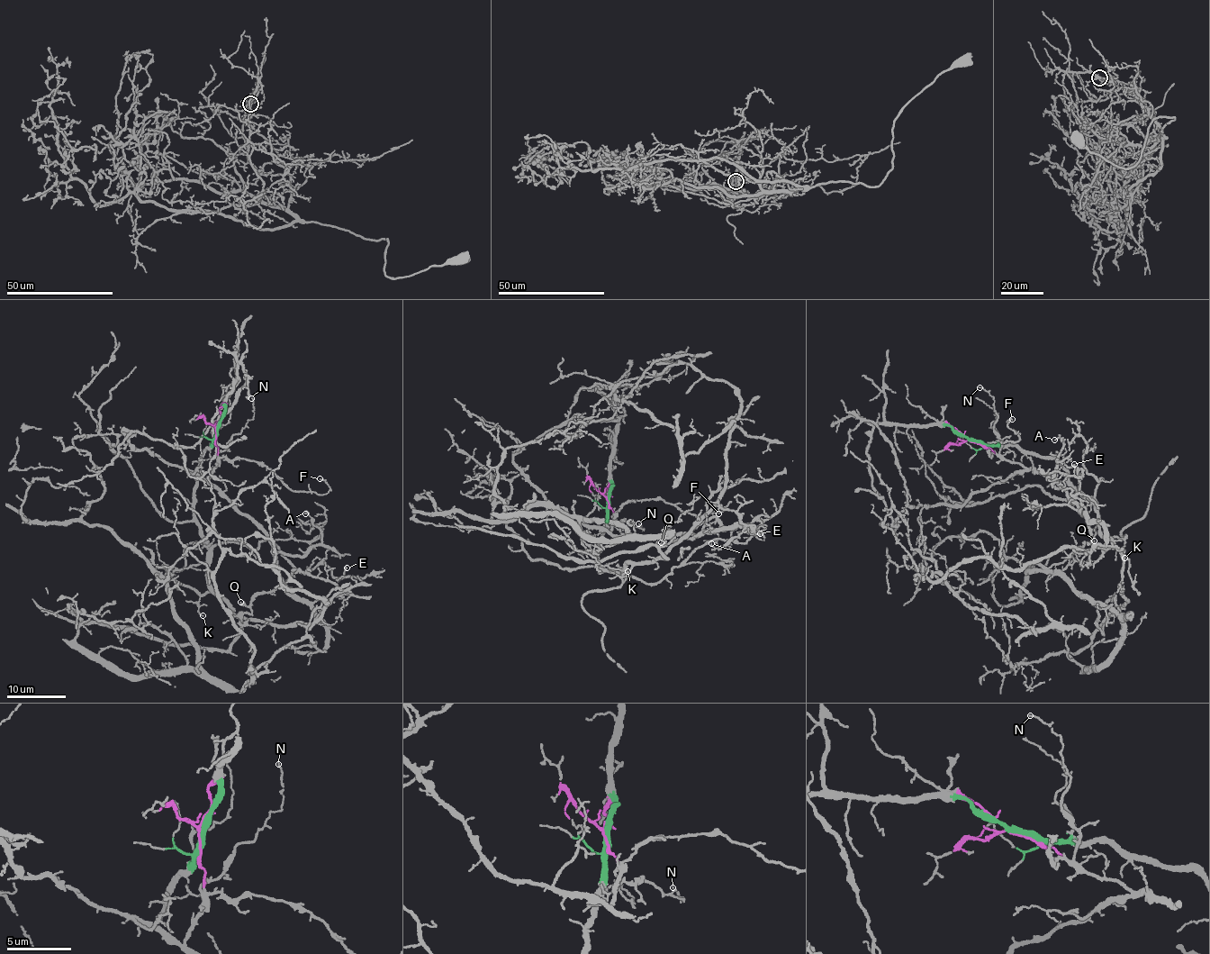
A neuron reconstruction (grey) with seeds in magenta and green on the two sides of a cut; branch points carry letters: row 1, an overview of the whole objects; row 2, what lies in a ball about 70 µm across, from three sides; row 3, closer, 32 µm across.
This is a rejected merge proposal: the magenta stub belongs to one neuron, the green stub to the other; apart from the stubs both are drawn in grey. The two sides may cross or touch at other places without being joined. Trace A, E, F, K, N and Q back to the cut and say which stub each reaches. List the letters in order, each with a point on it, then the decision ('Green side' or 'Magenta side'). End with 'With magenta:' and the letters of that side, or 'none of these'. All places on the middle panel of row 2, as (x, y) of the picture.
A: Place: (711, 543). Magenta side
E: Place: (760, 533). Green side
F: Place: (718, 513). Magenta side
K: Place: (627, 571). Green side
N: Place: (638, 523). Magenta side
Q: Place: (661, 542). Magenta side
With magenta: A, F, N, Q

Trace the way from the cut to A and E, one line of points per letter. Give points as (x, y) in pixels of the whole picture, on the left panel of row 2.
A: (216, 427), (212, 485), (258, 524), (276, 549), (303, 555), (321, 543), (320, 530), (306, 513)
E: (216, 427), (195, 476), (210, 544), (267, 540), (302, 572), (347, 567)

